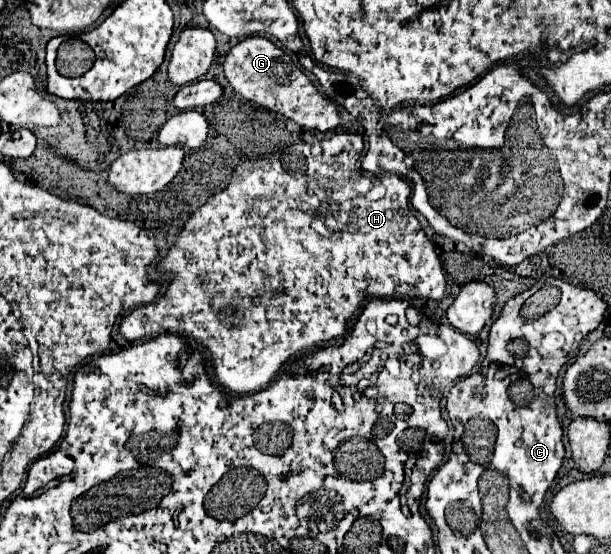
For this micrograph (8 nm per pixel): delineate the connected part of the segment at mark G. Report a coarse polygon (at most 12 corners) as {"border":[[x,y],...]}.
{"border":[[264,36],[228,50],[236,94],[326,132],[336,106]]}

